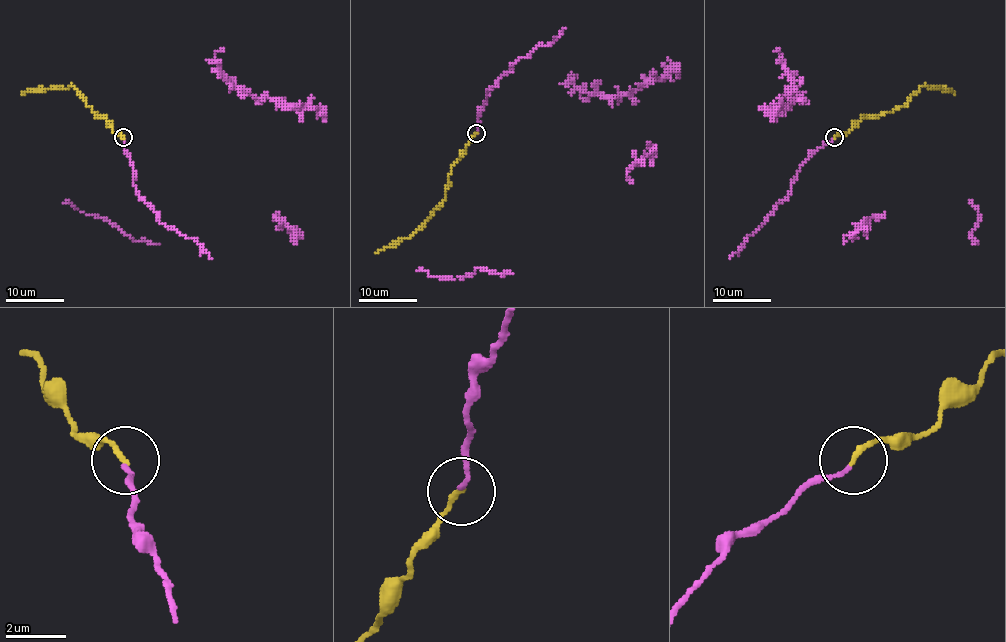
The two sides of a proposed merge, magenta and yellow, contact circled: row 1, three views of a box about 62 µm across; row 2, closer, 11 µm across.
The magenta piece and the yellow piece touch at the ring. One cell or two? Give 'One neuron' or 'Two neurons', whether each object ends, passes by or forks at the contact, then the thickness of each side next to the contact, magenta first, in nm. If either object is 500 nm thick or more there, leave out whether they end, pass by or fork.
One neuron. At the ring magenta ends. At the ring yellow ends. Thickness 140 nm (magenta) against 170 nm

